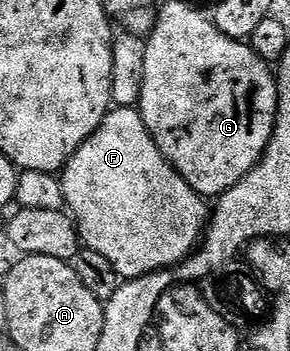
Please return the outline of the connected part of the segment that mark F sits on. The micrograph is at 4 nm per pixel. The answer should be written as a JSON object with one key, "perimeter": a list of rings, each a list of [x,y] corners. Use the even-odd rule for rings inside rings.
{"perimeter":[[[112,108],[111,112],[107,114],[107,118],[101,123],[101,127],[97,127],[97,131],[93,131],[93,135],[67,160],[66,165],[64,165],[61,170],[61,180],[63,183],[63,200],[66,208],[69,210],[70,216],[74,220],[75,226],[79,228],[80,242],[82,242],[86,248],[97,251],[97,255],[105,255],[105,259],[109,259],[109,263],[113,263],[113,271],[117,271],[117,275],[121,279],[144,277],[145,275],[156,273],[162,269],[174,269],[175,266],[180,265],[186,257],[190,257],[191,254],[199,248],[200,241],[203,240],[203,235],[209,220],[208,202],[200,193],[193,191],[193,187],[189,187],[189,183],[185,183],[185,179],[181,179],[181,175],[177,170],[161,155],[157,143],[153,143],[149,131],[141,119],[138,108]]]}

